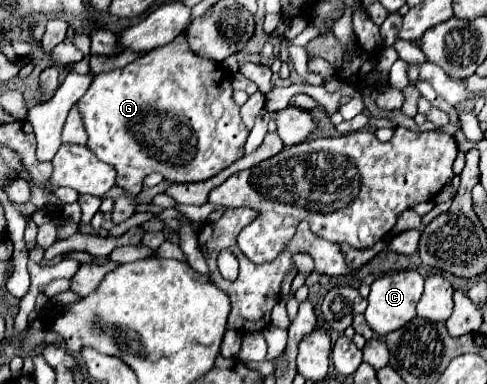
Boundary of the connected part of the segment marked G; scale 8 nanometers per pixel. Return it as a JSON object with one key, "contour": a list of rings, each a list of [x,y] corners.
{"contour":[[[186,31],[166,47],[150,51],[124,69],[98,73],[92,87],[80,99],[80,117],[88,135],[86,147],[104,163],[116,169],[116,185],[124,191],[114,199],[112,221],[122,223],[136,213],[136,197],[142,193],[142,179],[154,171],[172,183],[206,181],[244,157],[244,143],[250,129],[240,117],[240,107],[232,99],[232,75],[220,63],[198,57],[186,41]]]}

